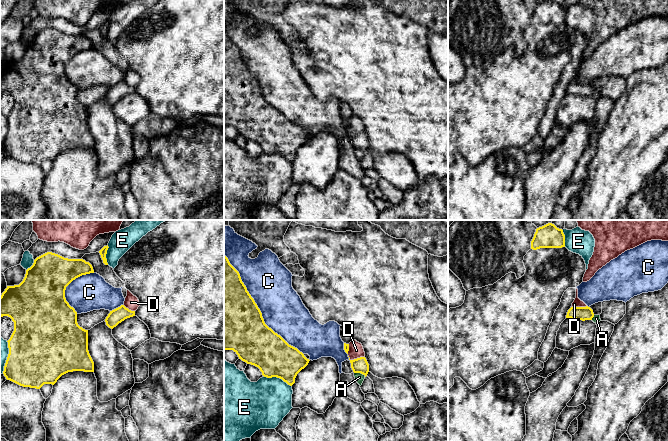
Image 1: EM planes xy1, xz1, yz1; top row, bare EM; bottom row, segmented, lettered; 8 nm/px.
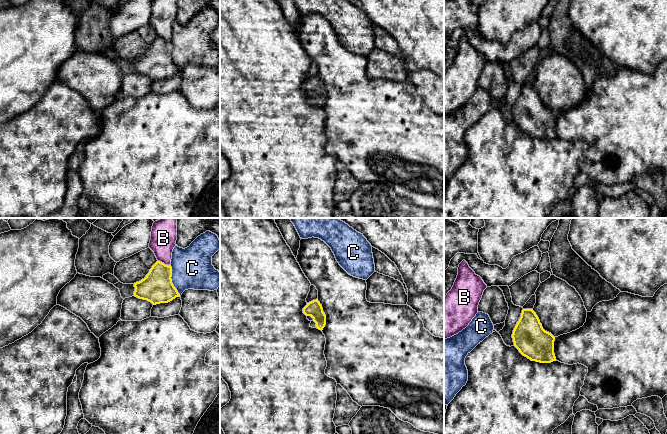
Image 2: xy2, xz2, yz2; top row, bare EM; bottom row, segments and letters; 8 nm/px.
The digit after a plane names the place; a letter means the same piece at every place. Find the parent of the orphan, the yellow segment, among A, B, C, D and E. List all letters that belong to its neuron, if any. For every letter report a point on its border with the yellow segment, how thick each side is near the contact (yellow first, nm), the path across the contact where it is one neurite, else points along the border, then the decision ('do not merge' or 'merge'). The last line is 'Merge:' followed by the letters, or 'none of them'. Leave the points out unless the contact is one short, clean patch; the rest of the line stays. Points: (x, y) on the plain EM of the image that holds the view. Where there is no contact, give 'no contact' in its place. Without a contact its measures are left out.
A: meets yellow in xz1 at (360, 148); 130 nm thick on the yellow side, 70 nm on the other; border along xz1 (354, 148), (360, 148), (365, 152); do not merge
B: meets yellow in xy2 at (163, 39); 260 nm thick on the yellow side, 200 nm on the other; do not merge
C: meets yellow in xz1 at (258, 84); 500 nm thick on the yellow side, 360 nm on the other; do not merge
D: meets yellow in xz1 at (356, 135); 130 nm thick on the yellow side, 120 nm on the other; border along xz1 (348, 131), (351, 135), (364, 132); do not merge
E: meets yellow in xz1 at (277, 153); 320 nm thick on the yellow side, 380 nm on the other; do not merge
Merge: none of them

